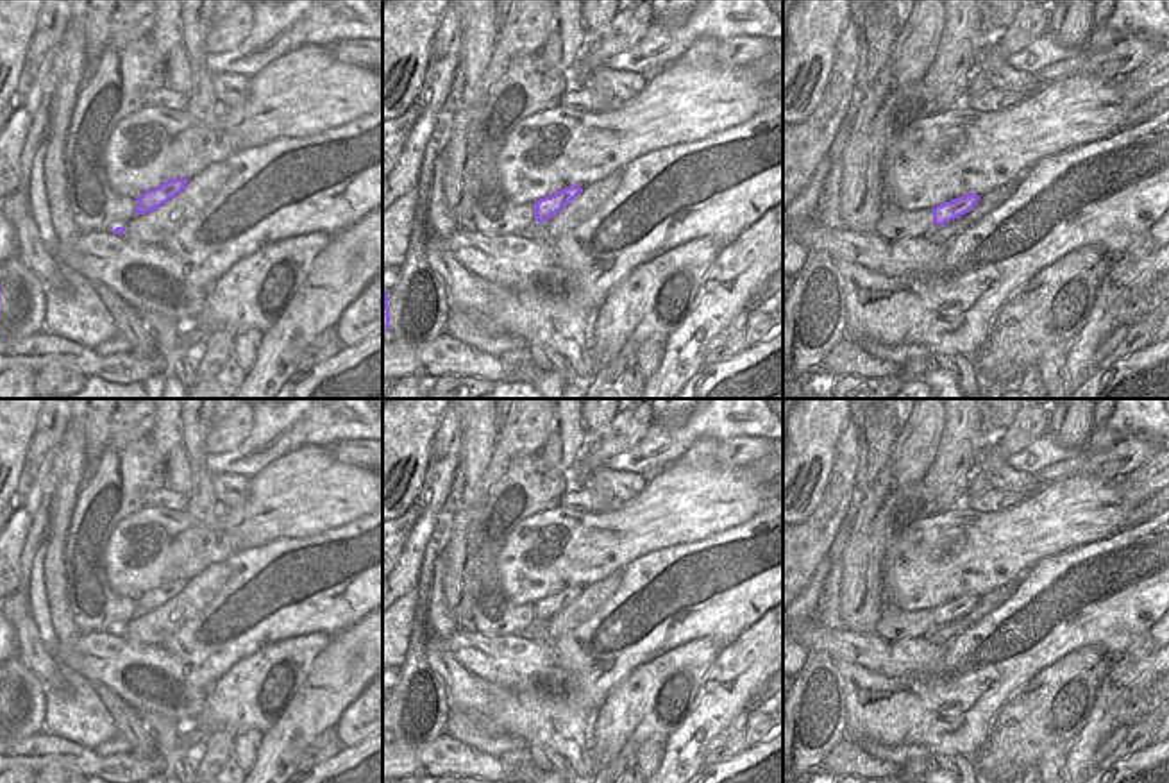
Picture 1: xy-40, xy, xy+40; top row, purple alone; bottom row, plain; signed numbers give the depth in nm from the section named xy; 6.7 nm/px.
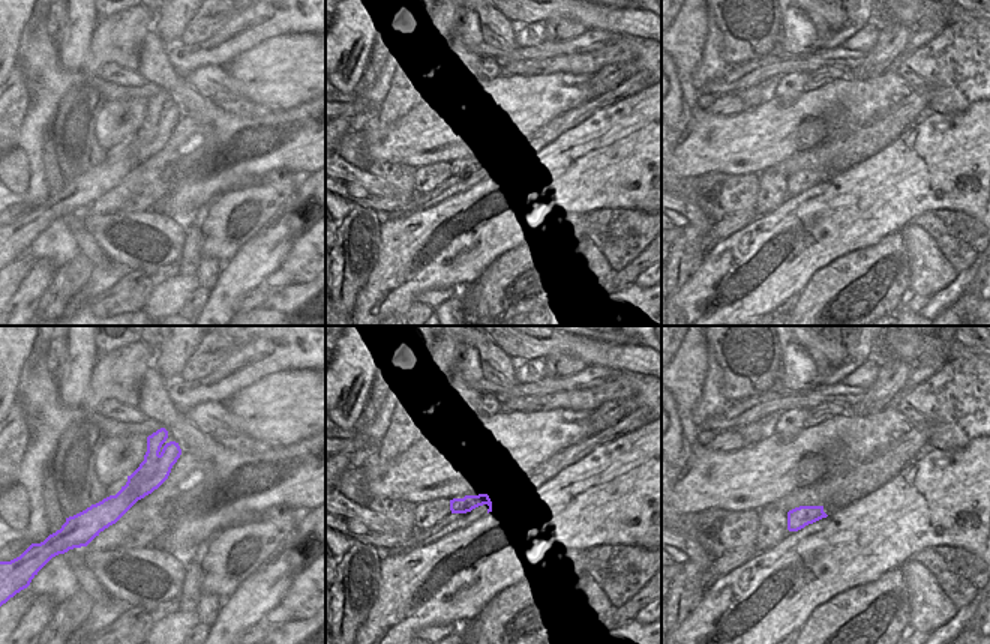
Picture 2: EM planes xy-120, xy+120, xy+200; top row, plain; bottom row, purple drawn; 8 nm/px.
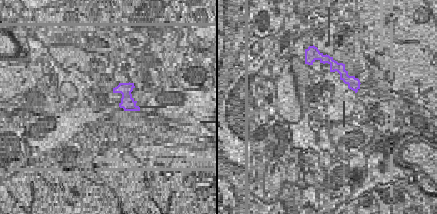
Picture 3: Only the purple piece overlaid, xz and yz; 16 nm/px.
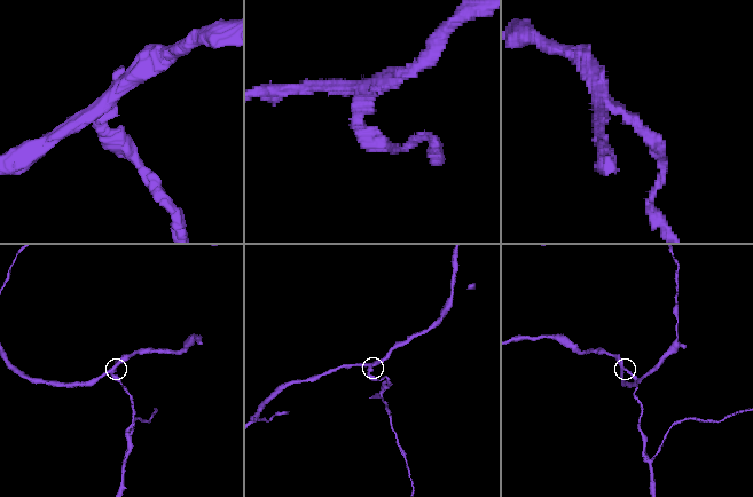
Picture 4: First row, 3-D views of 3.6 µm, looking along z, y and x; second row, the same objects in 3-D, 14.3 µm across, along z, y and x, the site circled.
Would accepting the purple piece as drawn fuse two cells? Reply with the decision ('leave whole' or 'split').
split

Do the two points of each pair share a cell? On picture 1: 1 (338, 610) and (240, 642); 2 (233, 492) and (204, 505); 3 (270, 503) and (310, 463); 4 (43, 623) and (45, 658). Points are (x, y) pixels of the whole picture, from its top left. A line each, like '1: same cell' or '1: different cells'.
1: same cell
2: different cells
3: same cell
4: different cells

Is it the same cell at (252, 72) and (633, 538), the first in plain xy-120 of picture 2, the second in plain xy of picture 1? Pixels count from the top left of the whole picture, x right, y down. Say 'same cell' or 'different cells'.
same cell

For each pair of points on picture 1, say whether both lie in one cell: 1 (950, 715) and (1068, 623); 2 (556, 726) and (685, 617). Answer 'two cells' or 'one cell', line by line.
1: one cell
2: one cell

